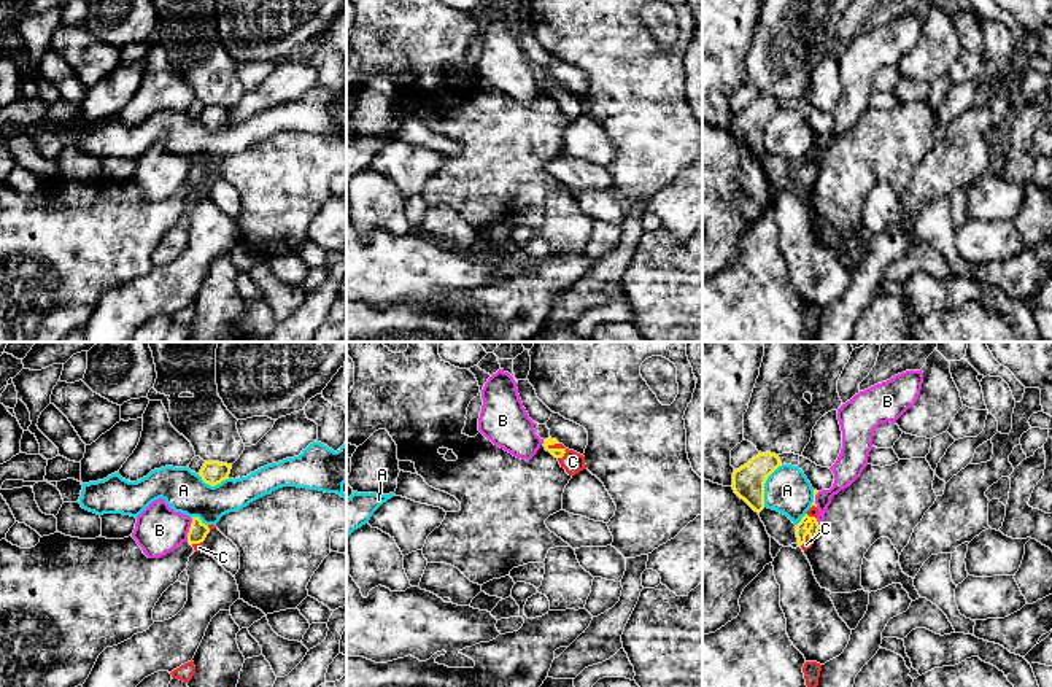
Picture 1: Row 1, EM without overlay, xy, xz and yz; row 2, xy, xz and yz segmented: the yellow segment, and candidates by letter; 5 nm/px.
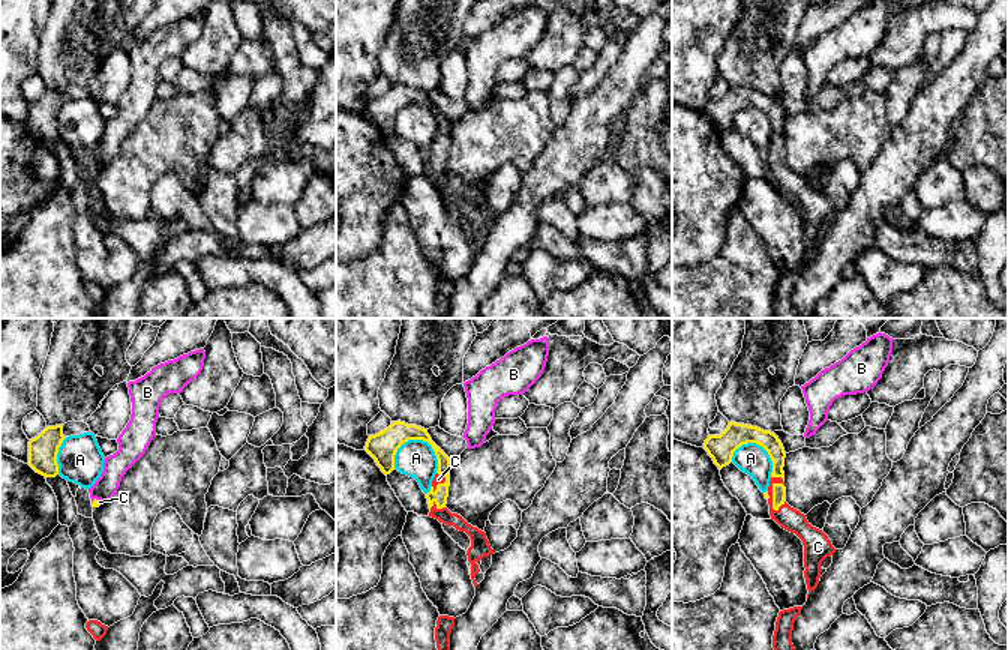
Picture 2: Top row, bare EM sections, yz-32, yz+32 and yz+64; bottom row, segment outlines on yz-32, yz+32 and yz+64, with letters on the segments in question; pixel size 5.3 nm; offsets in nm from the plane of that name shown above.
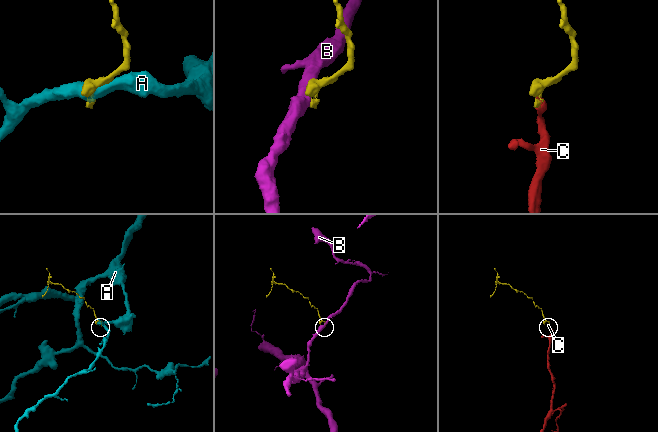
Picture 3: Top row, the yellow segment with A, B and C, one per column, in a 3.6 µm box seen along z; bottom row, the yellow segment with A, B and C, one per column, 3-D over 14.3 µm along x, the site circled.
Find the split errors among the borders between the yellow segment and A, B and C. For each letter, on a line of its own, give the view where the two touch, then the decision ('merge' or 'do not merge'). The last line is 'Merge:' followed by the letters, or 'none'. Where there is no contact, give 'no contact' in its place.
A: yz | do not merge
B: xy | do not merge
C: xz | merge
Merge: C

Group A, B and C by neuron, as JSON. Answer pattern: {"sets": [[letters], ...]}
{"sets": [["A"], ["B"], ["C"]]}

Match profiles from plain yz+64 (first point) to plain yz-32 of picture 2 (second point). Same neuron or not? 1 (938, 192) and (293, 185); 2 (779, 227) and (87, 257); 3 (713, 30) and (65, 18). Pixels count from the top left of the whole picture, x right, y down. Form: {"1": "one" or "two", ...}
{"1": "one", "2": "one", "3": "two"}

